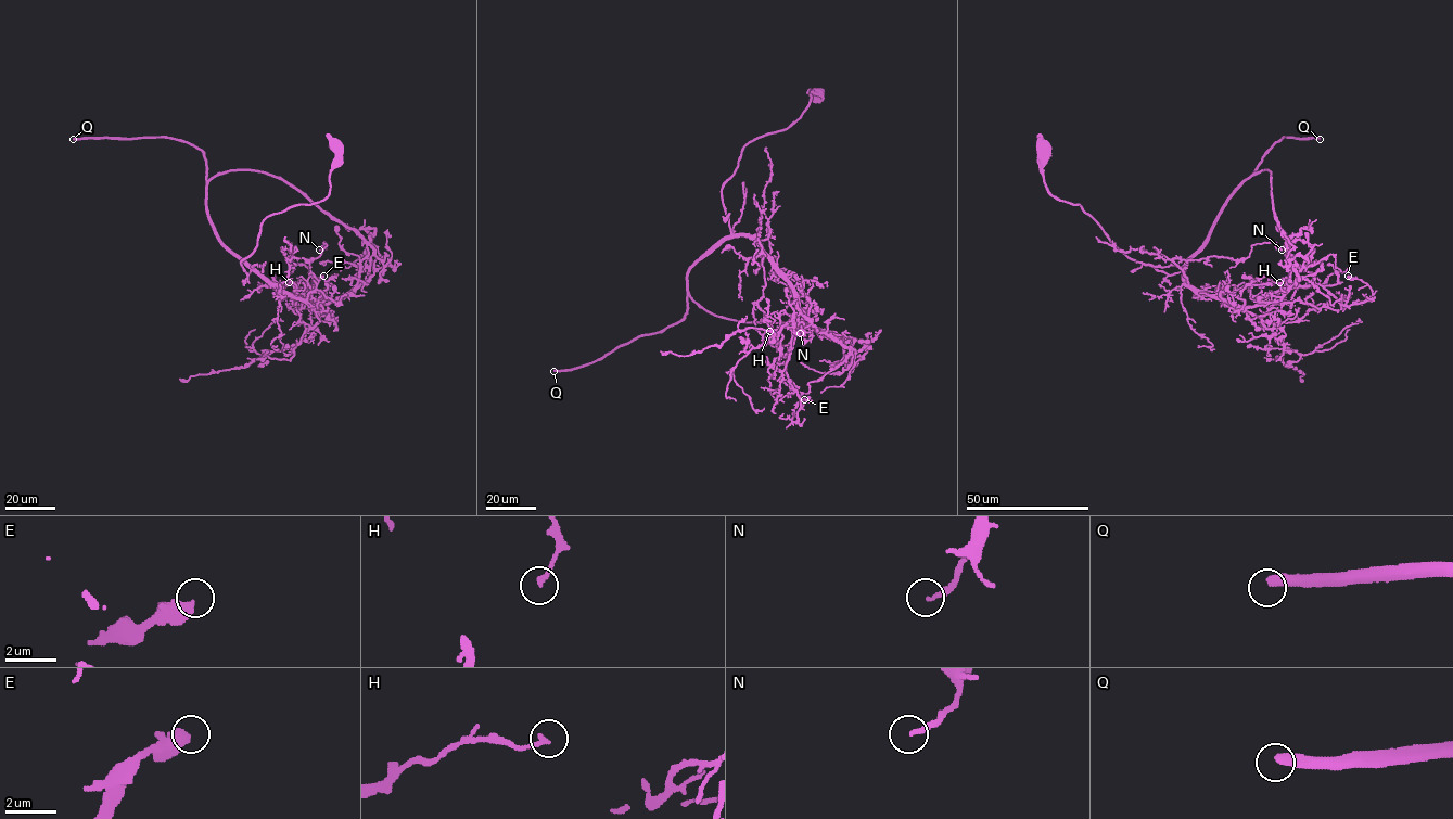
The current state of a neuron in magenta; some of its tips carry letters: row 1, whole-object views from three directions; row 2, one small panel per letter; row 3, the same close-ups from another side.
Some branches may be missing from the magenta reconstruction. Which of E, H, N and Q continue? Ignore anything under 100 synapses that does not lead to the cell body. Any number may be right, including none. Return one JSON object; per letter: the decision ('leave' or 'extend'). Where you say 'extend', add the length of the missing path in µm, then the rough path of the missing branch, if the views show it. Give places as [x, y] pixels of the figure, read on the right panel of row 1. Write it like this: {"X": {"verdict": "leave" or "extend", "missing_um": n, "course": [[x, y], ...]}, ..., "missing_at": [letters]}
{"E": {"verdict": "leave"}, "H": {"verdict": "leave"}, "N": {"verdict": "leave"}, "Q": {"verdict": "extend", "missing_um": 190, "course": [[1320, 139], [1307, 138], [1317, 144], [1290, 169], [1281, 202], [1279, 234], [1310, 258], [1323, 293], [1329, 284]]}, "missing_at": ["Q"]}

